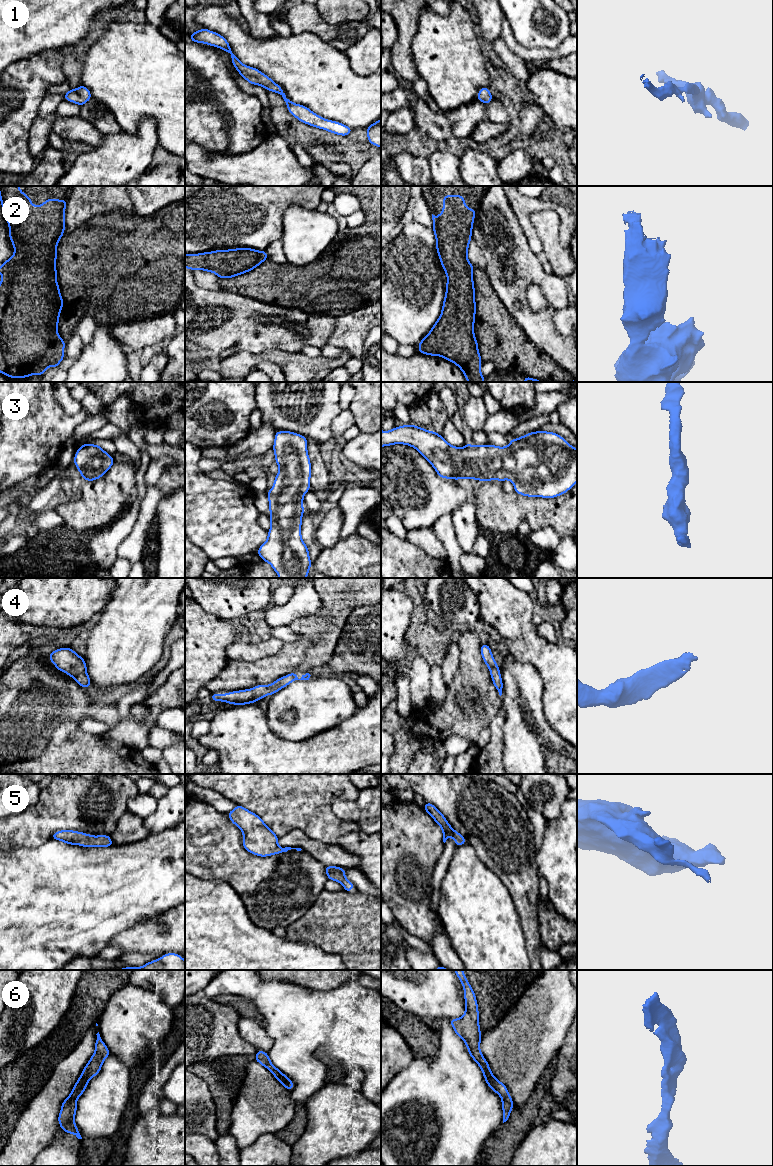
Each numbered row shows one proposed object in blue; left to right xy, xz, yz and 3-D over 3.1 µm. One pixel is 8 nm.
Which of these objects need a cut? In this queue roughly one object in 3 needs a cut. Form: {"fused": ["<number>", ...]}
{"fused": []}

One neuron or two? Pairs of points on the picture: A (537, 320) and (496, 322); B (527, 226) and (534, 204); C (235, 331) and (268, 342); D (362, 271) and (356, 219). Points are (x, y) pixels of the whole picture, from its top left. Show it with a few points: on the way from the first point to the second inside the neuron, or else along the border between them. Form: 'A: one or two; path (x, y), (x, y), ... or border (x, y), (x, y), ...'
A: two; border (502, 301), (507, 311), (529, 340)
B: one; path (526, 221), (526, 212), (529, 209)
C: one; path (243, 331), (247, 331), (254, 338), (260, 339)
D: two; border (361, 209), (364, 220), (359, 225), (347, 229)

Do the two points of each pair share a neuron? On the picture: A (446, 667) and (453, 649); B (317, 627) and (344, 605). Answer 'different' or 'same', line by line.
A: same
B: same

